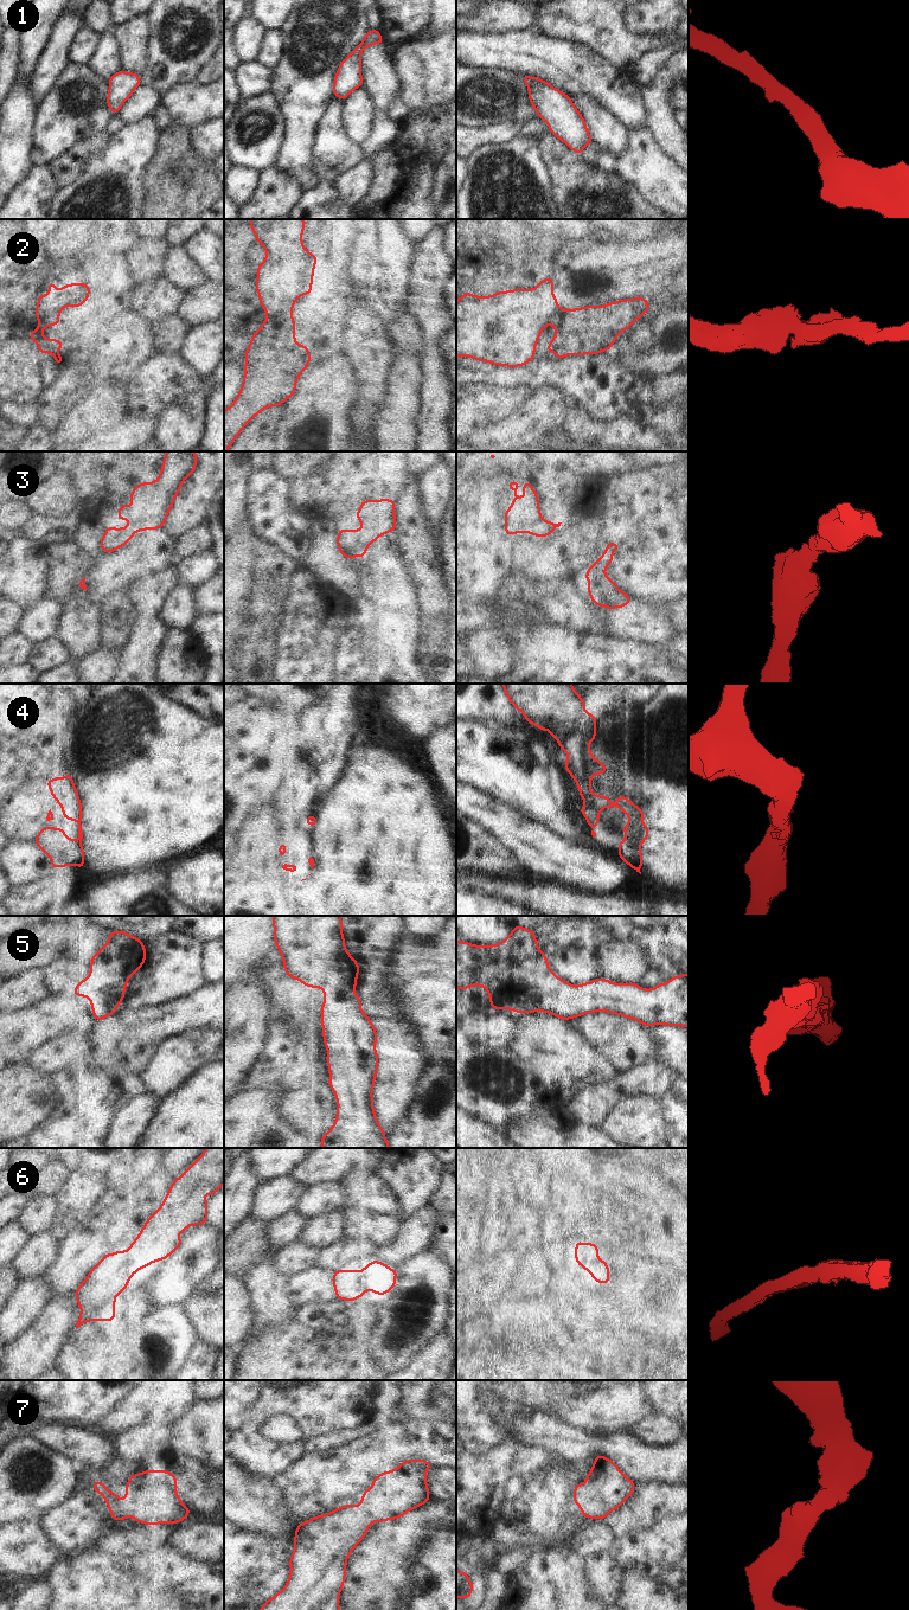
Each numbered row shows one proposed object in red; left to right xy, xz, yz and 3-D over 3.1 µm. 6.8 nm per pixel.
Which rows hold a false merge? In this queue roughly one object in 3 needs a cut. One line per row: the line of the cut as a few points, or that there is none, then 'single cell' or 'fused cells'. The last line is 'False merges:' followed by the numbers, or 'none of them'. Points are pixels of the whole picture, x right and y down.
1: no cut; single cell
2: cut in xz along (290, 313), (269, 318); fused cells
3: no cut; single cell
4: no cut; single cell
5: no cut; single cell
6: no cut; single cell
7: no cut; single cell
False merges: 2

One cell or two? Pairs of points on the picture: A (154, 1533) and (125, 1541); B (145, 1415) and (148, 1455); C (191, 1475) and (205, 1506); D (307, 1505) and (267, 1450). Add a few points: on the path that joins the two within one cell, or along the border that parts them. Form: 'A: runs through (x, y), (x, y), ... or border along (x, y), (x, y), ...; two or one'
A: runs through (147, 1537), (132, 1537); one
B: border along (171, 1426), (138, 1425), (119, 1432); two
C: runs through (192, 1482), (193, 1489), (203, 1499); one
D: border along (303, 1454), (295, 1458), (280, 1476); two

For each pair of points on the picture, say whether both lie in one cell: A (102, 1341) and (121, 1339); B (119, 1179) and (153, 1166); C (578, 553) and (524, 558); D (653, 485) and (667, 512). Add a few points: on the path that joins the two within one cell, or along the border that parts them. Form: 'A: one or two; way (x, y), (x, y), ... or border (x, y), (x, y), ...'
A: two; border (116, 1323), (110, 1354), (103, 1366)
B: one; way (127, 1175), (145, 1168)
C: one; way (565, 562), (563, 563), (558, 558), (537, 558)
D: one; way (660, 489), (665, 494), (667, 505)

